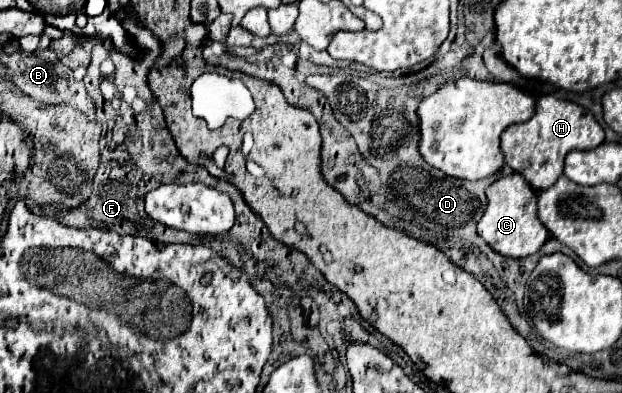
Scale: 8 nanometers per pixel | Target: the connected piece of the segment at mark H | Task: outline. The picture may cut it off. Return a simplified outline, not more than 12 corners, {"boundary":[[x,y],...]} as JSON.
{"boundary":[[551,94],[501,134],[505,162],[535,190],[571,150],[605,134],[593,114]]}

